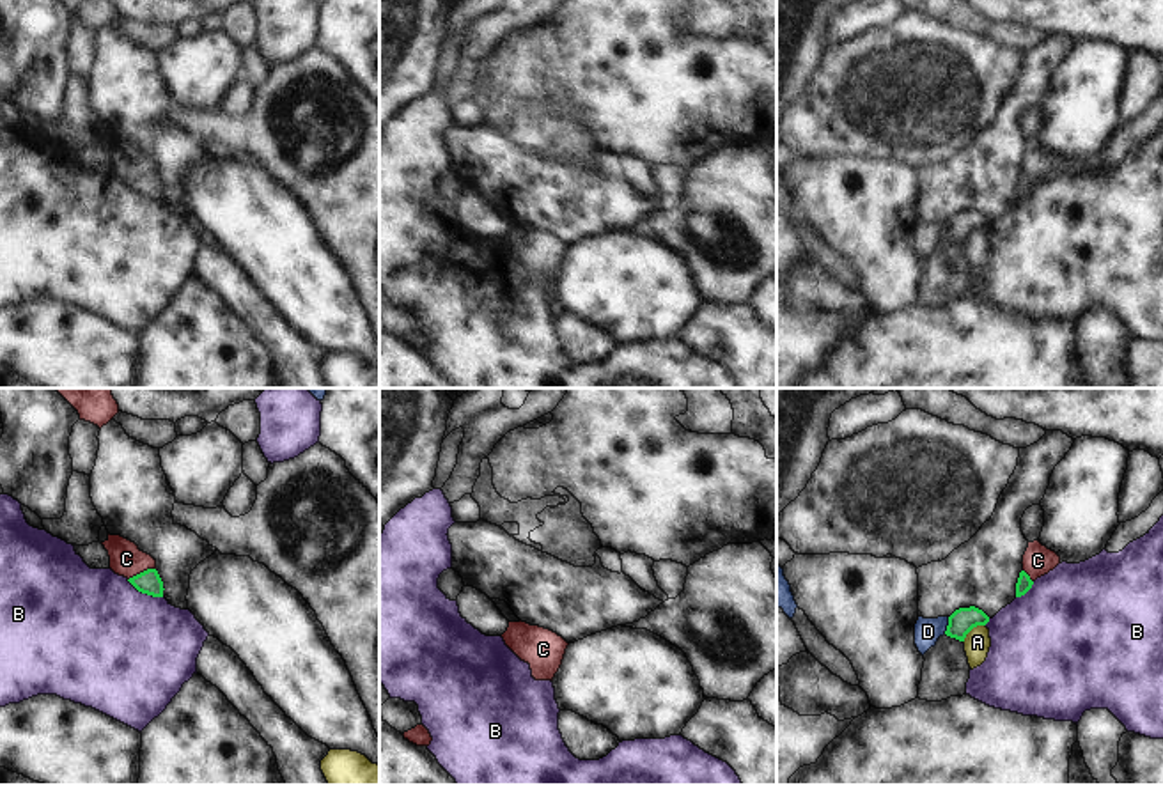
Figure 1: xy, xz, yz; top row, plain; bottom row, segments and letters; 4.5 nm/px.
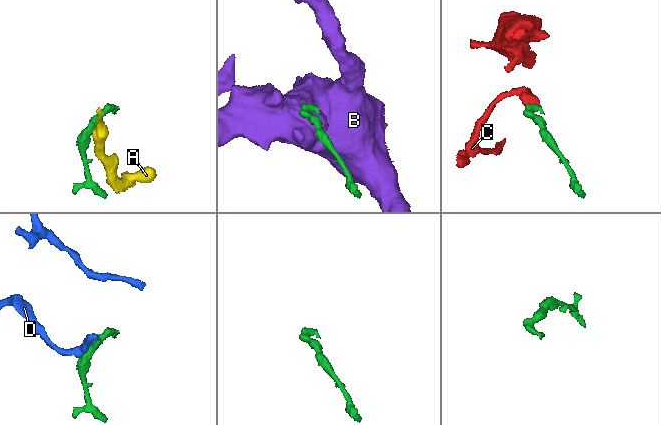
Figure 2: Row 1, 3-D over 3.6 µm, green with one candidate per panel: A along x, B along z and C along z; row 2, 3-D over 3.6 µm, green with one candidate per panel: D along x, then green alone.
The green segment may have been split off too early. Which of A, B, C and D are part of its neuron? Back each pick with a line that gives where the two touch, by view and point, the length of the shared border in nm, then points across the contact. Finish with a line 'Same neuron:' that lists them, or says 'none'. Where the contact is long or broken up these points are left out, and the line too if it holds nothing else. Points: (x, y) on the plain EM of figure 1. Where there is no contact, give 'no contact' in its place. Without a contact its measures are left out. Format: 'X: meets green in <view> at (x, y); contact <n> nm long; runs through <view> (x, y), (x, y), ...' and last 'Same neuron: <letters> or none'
C: meets green in xy at (140, 176); contact 140 nm long; runs through xy (148, 185), (140, 176), (126, 162)
Same neuron: C

